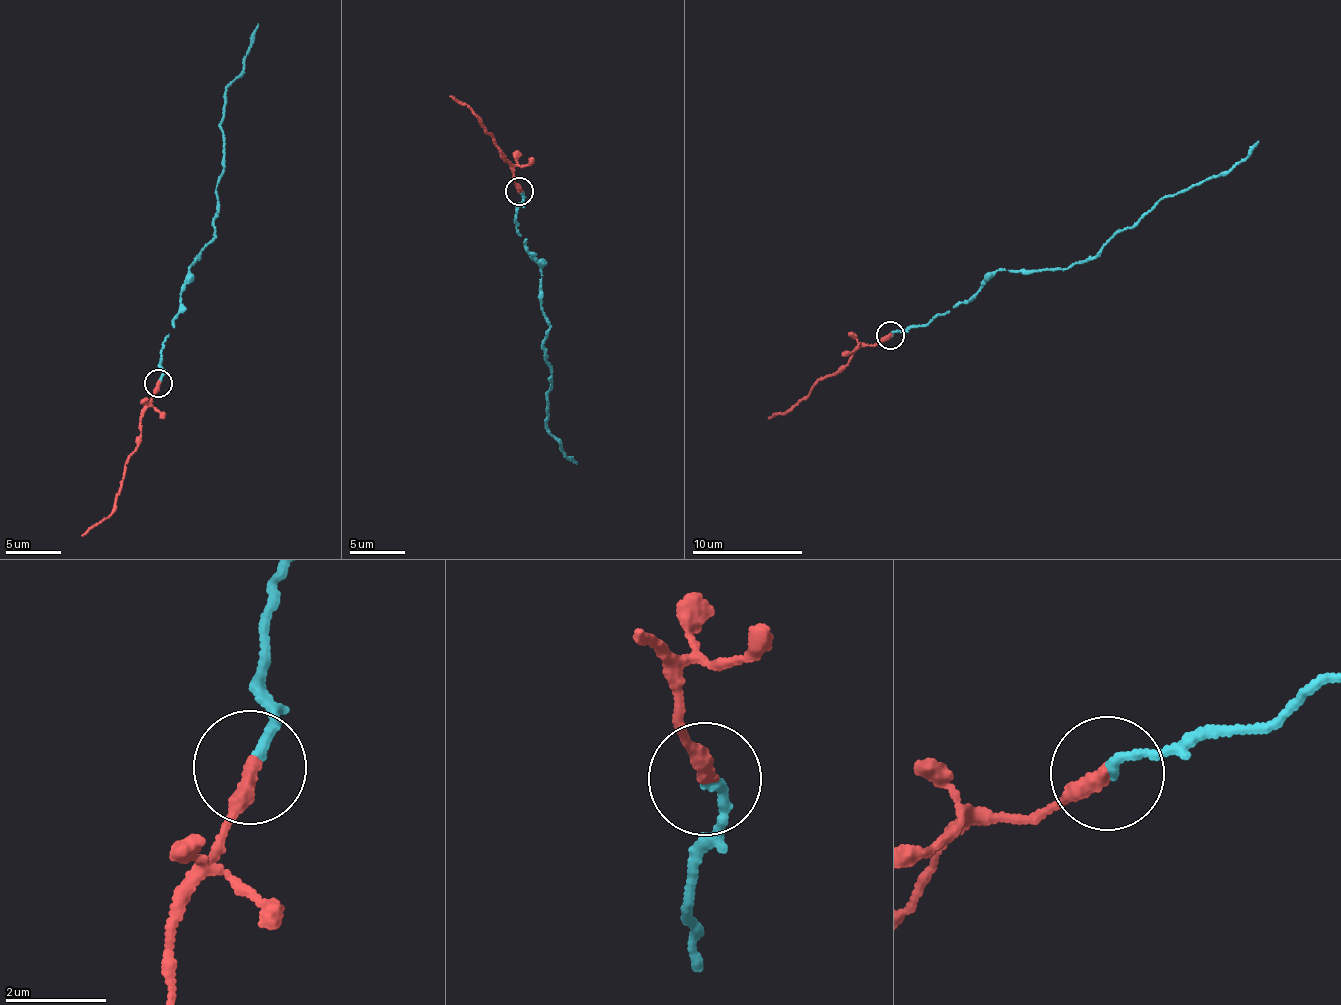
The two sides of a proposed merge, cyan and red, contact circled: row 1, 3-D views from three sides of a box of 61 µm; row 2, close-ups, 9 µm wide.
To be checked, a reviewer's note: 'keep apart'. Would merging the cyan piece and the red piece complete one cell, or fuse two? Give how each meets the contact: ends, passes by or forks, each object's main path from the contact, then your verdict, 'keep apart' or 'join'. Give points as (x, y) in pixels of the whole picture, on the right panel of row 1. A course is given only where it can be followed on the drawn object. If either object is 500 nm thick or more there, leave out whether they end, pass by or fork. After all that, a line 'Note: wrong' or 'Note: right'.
cyan ends there; red ends there; cyan runs (889, 333), (945, 315), (970, 299), (998, 269), (1032, 273), (1088, 261), (1162, 198), (1225, 174), (1258, 141); red runs (889, 336), (861, 345), (835, 372), (826, 375), (785, 410), (770, 417); join
Note: wrong

